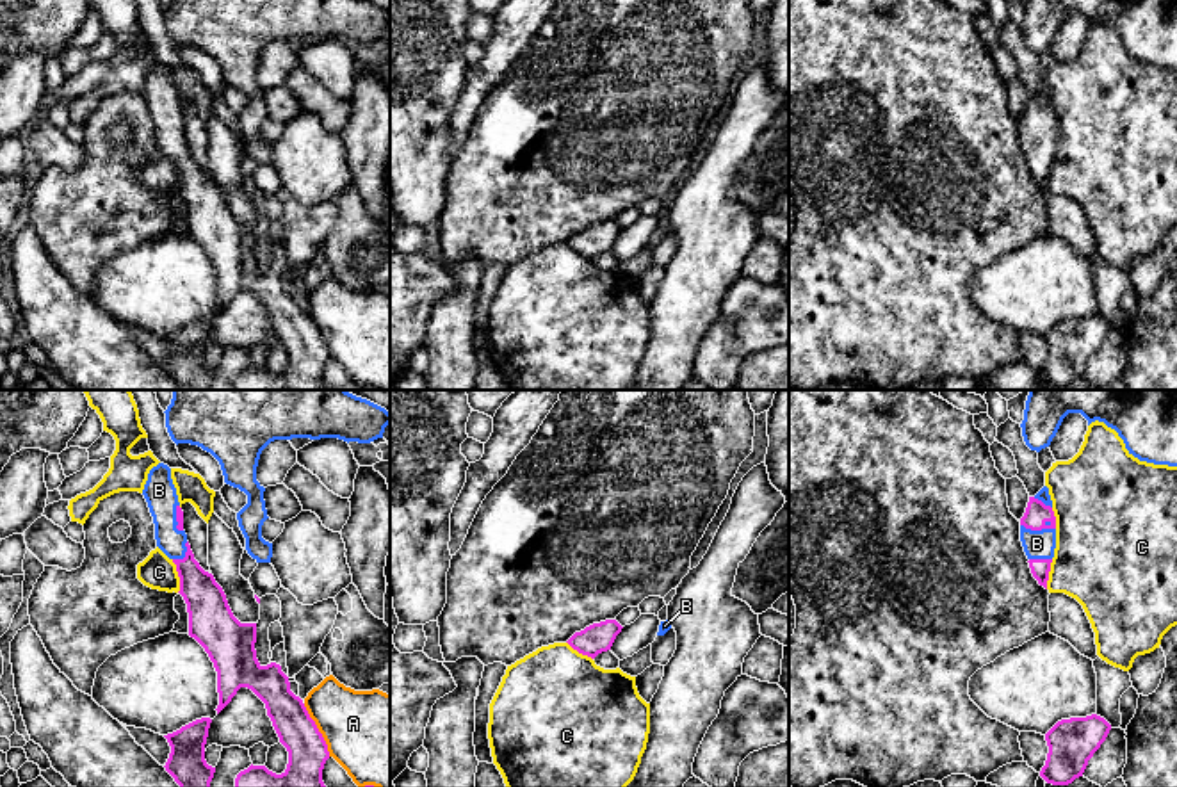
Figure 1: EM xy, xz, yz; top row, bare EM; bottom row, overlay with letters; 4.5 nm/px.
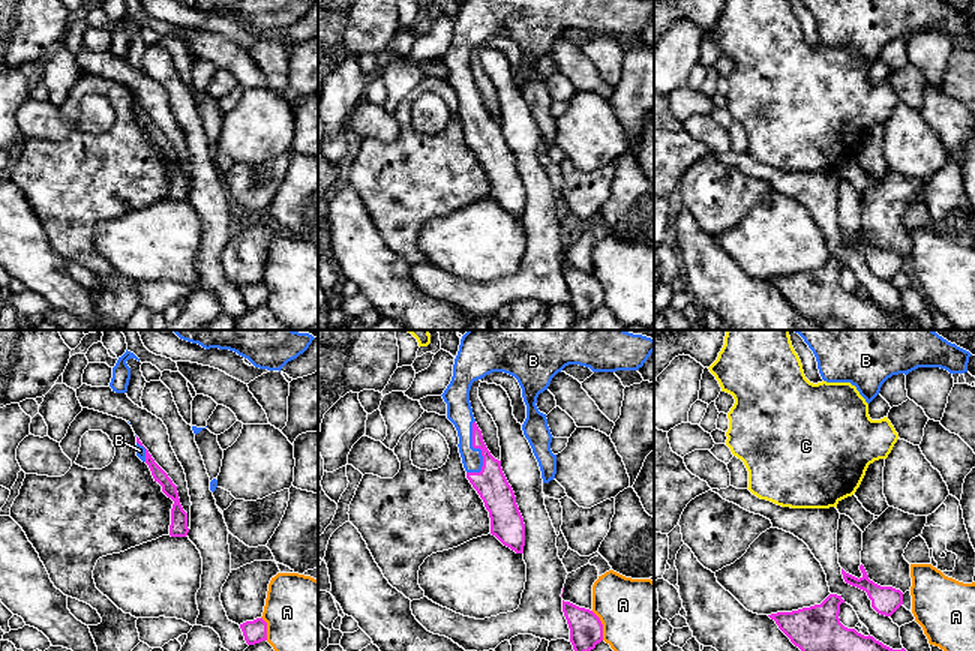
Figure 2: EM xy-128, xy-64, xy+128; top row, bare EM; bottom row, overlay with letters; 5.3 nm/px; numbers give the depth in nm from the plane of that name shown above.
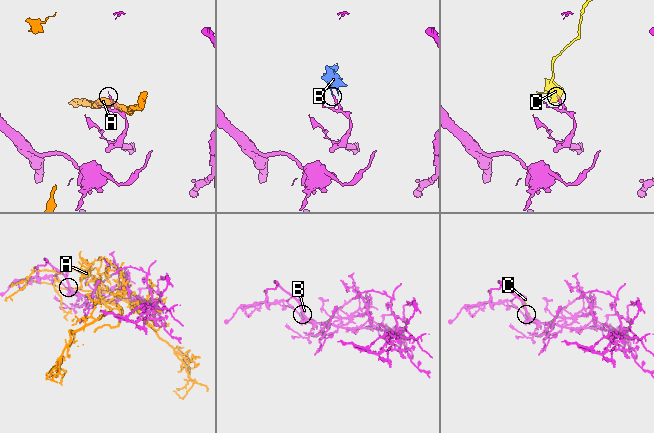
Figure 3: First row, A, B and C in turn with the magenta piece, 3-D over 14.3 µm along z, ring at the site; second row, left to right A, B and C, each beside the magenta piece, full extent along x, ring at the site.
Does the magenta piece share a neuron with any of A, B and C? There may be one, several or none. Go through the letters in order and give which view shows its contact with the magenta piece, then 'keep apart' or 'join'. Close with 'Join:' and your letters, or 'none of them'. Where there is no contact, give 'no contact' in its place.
A: xy | keep apart
B: yz | join
C: xy | keep apart
Join: B

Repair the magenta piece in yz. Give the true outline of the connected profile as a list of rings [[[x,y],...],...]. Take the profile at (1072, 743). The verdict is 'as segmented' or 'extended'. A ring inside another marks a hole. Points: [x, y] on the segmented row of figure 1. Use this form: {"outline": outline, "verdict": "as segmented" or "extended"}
{"outline": [[[1097,714],[1058,721],[1045,734],[1049,753],[1040,776],[1052,785],[1072,783],[1083,776],[1109,730],[1111,725]]], "verdict": "as segmented"}

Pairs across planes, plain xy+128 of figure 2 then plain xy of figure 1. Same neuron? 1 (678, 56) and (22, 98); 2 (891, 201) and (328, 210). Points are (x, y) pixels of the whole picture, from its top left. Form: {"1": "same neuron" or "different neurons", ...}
{"1": "same neuron", "2": "same neuron"}

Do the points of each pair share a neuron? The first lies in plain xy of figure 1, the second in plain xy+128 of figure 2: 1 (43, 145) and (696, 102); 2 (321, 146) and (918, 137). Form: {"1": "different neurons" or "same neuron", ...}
{"1": "different neurons", "2": "same neuron"}

